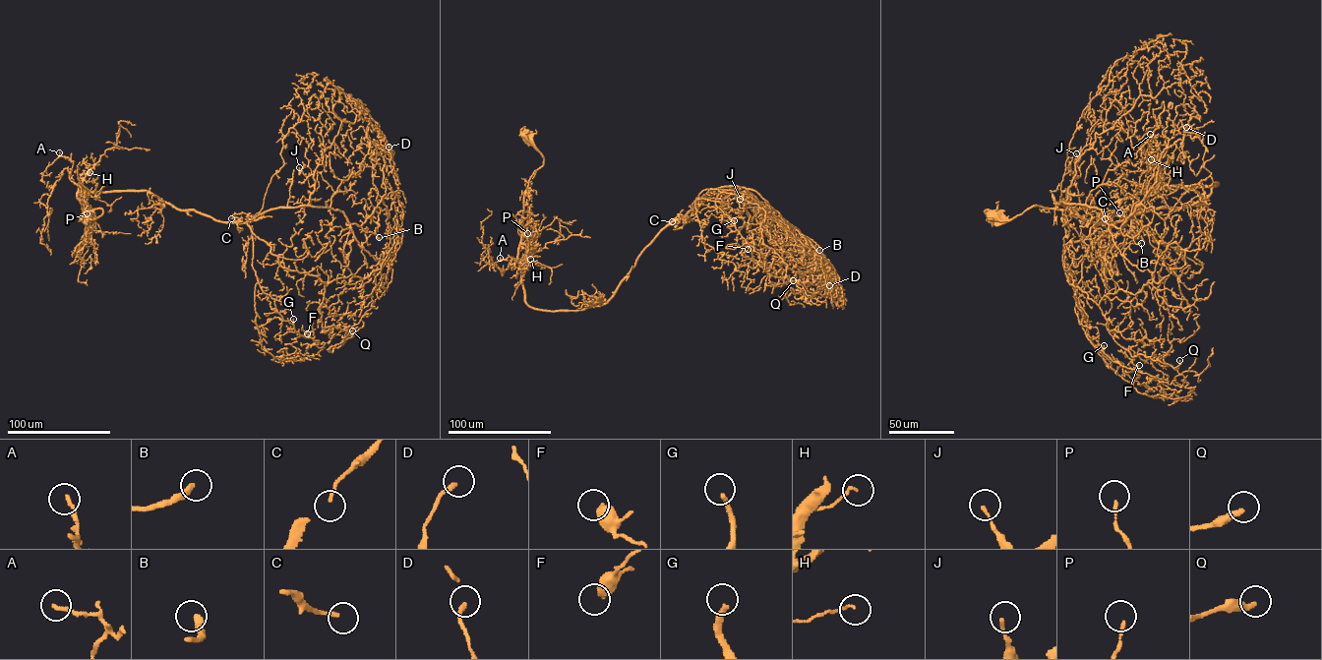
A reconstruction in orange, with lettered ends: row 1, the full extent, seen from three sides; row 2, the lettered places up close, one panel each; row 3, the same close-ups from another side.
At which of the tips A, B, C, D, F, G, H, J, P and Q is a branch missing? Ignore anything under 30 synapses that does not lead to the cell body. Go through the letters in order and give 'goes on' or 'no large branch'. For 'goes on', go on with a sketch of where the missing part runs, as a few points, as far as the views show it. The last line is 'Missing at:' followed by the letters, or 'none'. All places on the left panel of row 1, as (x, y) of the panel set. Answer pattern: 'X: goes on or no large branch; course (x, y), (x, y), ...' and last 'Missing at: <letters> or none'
A: no large branch
B: goes on; course (379, 237), (370, 254), (371, 258)
C: no large branch
D: no large branch
F: no large branch
G: goes on
H: no large branch
J: no large branch
P: no large branch
Q: goes on; course (352, 330), (374, 309), (370, 320)
Missing at: B, G, Q

